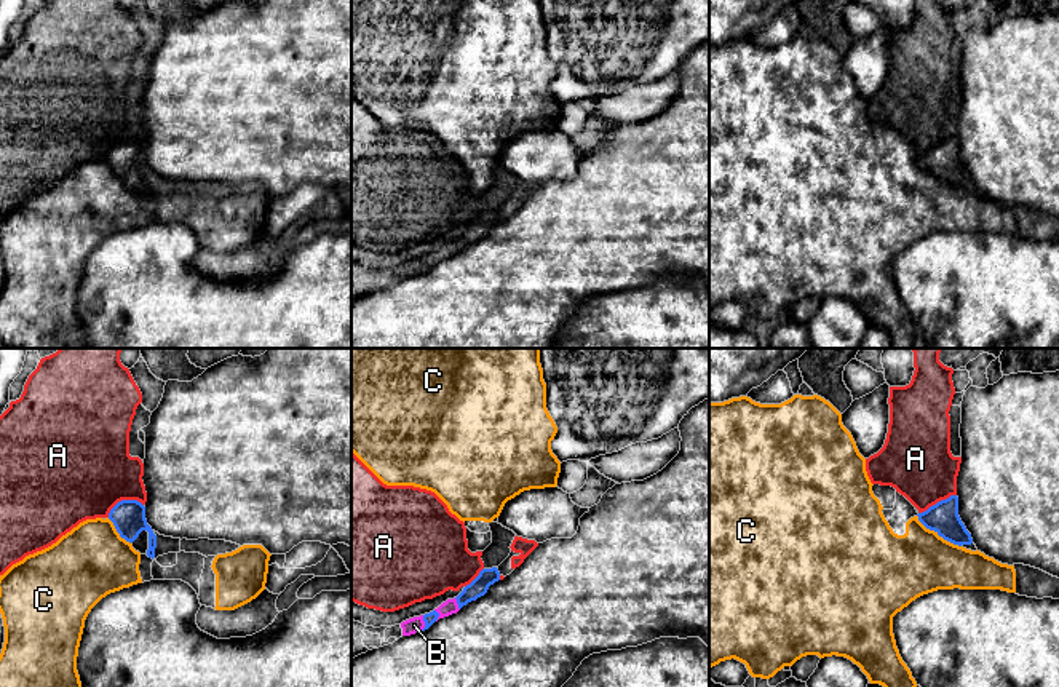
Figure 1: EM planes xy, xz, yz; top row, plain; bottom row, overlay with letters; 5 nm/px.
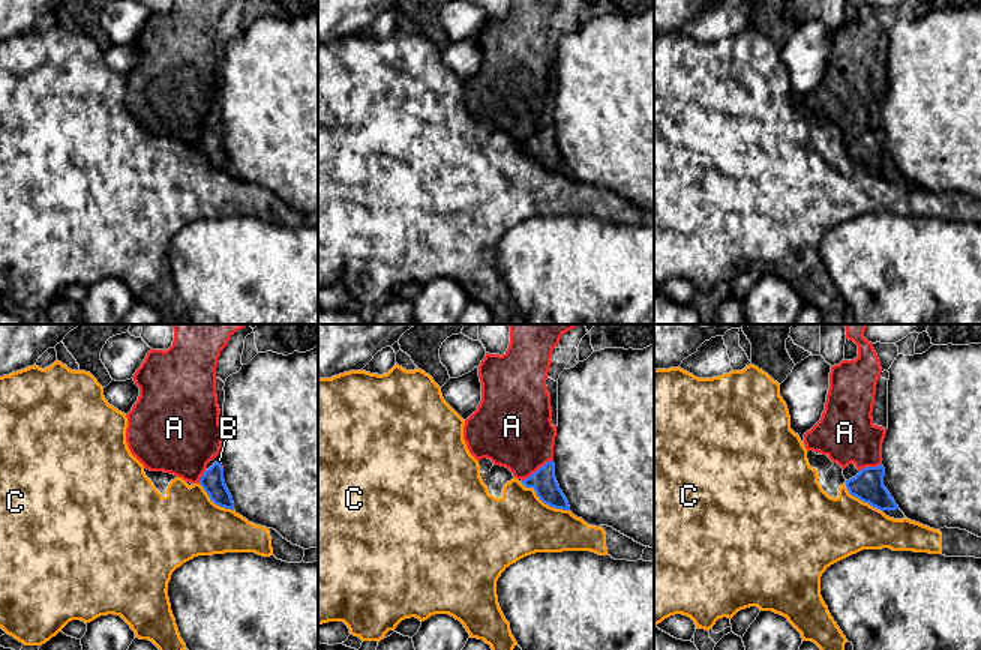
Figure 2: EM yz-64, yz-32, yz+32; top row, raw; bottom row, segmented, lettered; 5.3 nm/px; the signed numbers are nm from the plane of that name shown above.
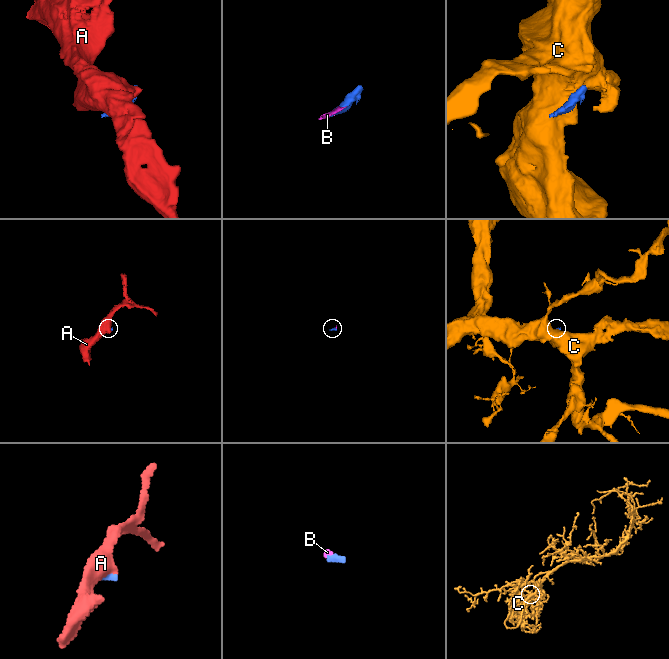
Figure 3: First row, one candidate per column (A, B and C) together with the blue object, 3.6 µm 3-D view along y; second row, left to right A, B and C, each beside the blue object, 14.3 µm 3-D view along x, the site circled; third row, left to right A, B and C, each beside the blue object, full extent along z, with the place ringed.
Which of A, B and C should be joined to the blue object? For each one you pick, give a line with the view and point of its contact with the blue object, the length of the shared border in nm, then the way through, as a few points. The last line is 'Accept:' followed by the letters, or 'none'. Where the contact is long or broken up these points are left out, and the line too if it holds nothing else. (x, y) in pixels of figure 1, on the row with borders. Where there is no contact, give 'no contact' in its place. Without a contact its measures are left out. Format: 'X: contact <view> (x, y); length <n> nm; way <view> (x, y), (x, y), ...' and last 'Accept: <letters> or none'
B: contact xz (425, 623); length 80 nm; way xz (432, 617), (425, 623), (414, 625)
Accept: B

